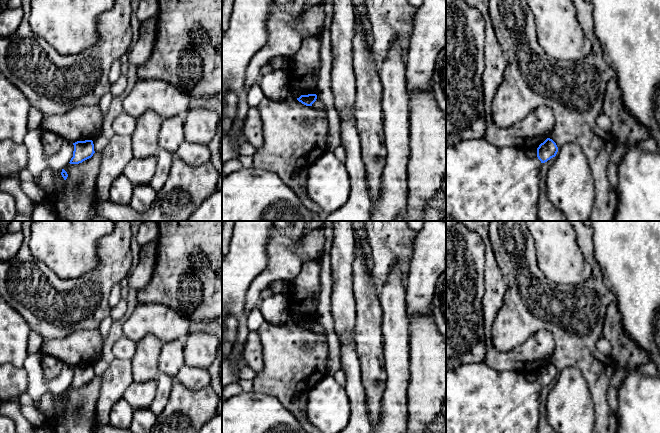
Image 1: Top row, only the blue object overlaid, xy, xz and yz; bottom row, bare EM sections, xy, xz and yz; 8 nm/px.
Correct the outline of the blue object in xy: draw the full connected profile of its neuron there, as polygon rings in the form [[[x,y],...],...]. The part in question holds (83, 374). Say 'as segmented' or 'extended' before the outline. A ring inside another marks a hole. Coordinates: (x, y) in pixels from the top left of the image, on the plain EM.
as segmented; [[[85,364],[85,365],[77,365],[73,367],[74,375],[73,381],[70,384],[70,388],[79,388],[83,385],[91,382],[94,375],[94,368],[92,364]]]

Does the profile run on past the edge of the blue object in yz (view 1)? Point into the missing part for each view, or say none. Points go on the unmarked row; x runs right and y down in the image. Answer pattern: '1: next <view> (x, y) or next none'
1: next none

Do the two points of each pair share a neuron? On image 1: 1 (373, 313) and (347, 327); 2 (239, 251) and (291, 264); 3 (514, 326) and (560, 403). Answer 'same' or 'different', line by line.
1: different
2: different
3: different

